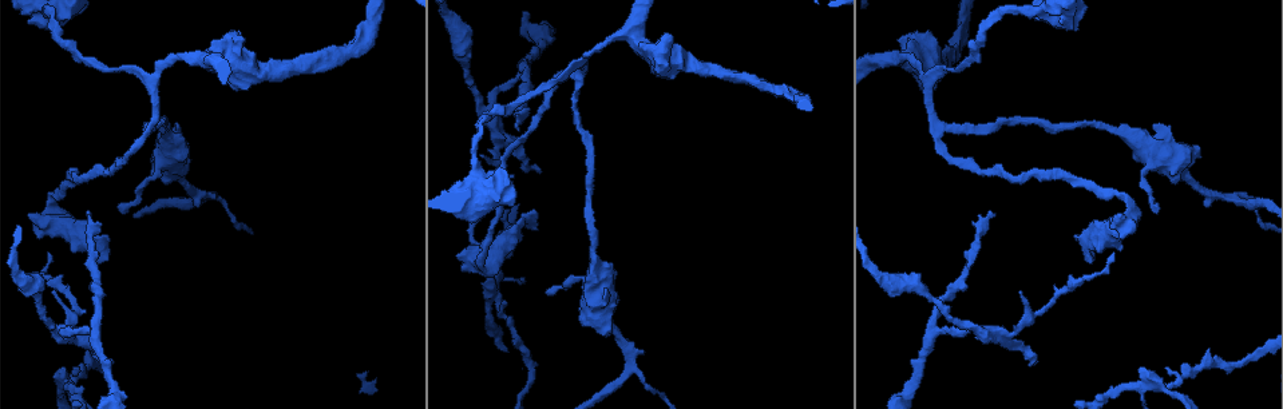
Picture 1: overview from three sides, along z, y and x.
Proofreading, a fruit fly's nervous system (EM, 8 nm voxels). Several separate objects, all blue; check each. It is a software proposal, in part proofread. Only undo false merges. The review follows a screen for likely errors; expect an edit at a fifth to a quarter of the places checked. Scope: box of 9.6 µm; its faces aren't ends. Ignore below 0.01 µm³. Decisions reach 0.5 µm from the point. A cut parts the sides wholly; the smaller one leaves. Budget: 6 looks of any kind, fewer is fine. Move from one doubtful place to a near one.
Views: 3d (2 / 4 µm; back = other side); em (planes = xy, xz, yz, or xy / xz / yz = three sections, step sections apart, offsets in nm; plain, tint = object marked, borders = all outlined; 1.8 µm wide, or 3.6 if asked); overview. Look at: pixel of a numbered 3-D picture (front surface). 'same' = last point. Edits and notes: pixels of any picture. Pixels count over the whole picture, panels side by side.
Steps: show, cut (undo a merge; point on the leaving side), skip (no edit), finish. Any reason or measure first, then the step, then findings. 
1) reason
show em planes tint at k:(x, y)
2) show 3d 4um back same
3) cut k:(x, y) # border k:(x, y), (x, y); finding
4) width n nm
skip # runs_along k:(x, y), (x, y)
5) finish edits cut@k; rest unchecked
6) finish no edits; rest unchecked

three-way junction
show 3d 2um at 1:(489, 306)

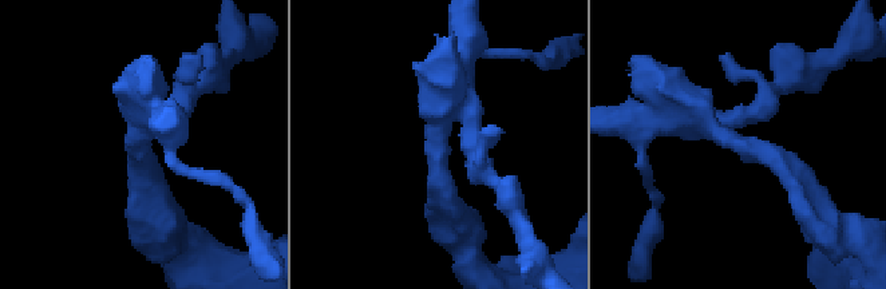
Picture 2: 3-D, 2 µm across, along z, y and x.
show em xz step 4 tint at 2:(140, 138)

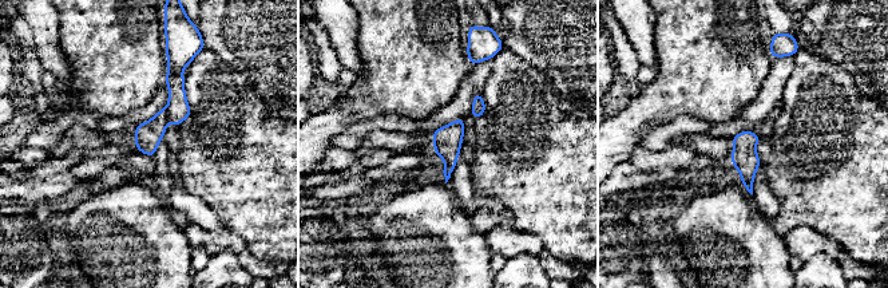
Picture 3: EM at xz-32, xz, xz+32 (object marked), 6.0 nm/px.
cut 3:(149, 134) # border 3:(166, 109), (169, 119); two neurons meet here

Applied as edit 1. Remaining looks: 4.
branch point
show em xy step 4 tint at 1:(974, 330)

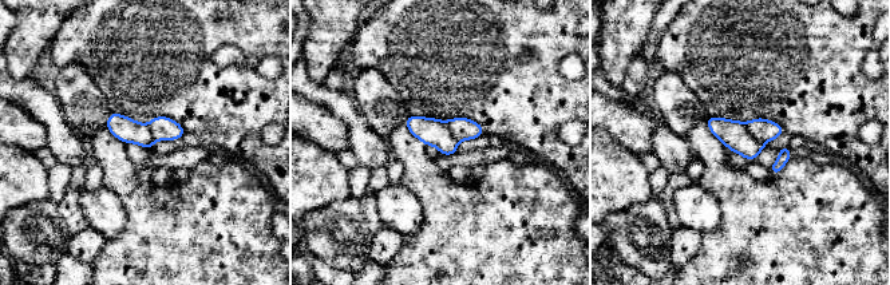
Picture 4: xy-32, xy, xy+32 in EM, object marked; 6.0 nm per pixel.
cut it another way
show em yz step 16 tint same

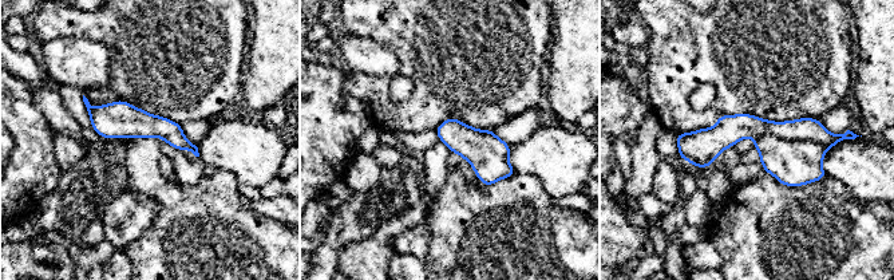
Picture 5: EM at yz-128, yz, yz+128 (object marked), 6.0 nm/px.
cut 5:(792, 162) # part_leaving 5:(91, 110), (163, 127), (192, 148); two neurons meet here

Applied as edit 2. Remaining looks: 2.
finish edits cut@3, cut@5; rest unchecked

